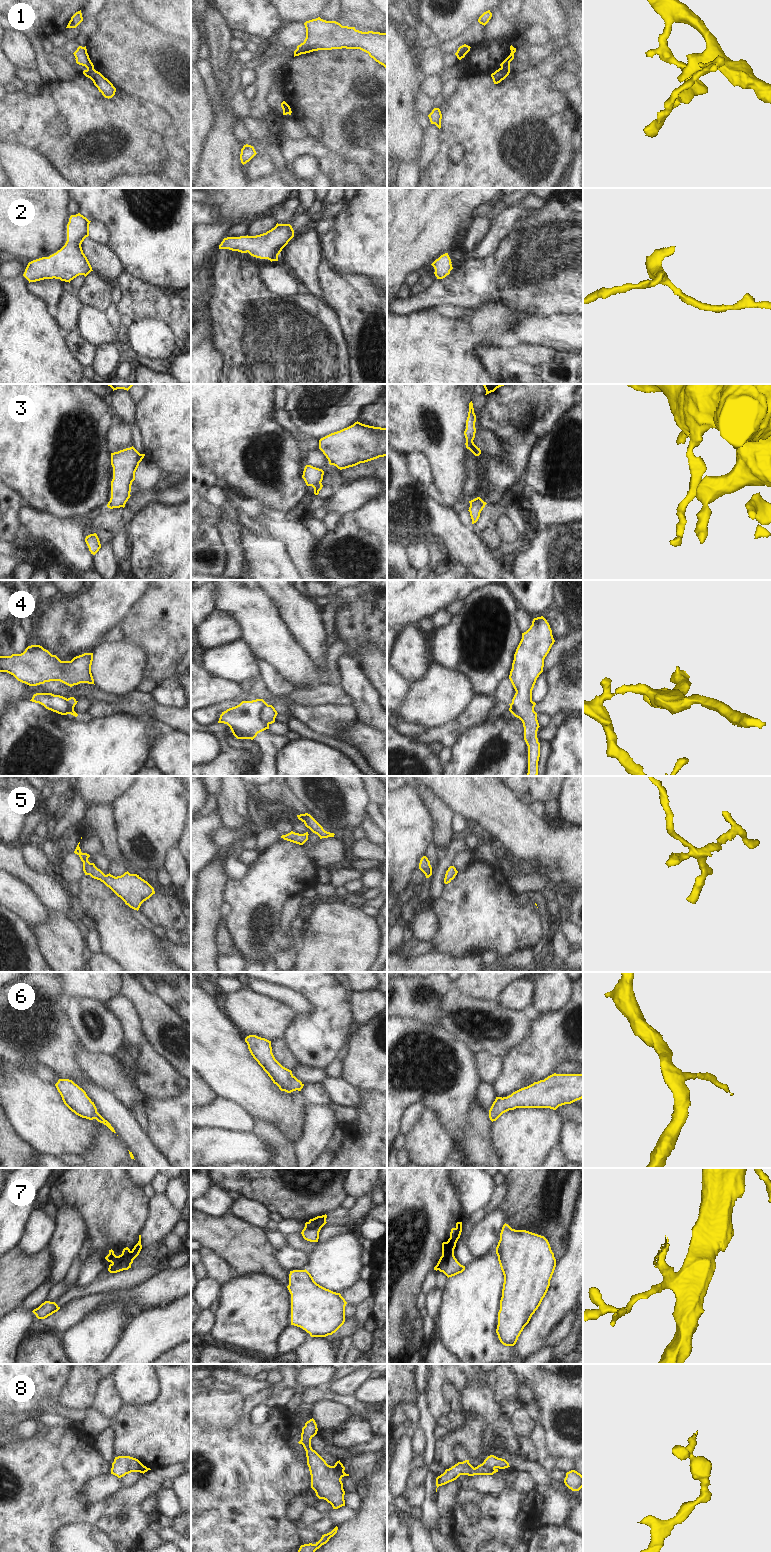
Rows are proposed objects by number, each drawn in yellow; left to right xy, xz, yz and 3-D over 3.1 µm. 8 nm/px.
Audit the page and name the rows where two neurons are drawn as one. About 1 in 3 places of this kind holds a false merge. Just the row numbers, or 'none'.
1, 4, 7

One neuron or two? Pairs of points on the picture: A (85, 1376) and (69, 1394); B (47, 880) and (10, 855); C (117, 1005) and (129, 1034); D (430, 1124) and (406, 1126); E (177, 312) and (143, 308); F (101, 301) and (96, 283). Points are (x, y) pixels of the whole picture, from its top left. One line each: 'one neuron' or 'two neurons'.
A: one neuron
B: one neuron
C: one neuron
D: two neurons
E: one neuron
F: one neuron

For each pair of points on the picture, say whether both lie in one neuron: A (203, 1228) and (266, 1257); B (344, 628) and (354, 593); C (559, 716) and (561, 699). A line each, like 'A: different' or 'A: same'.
A: same
B: different
C: different

